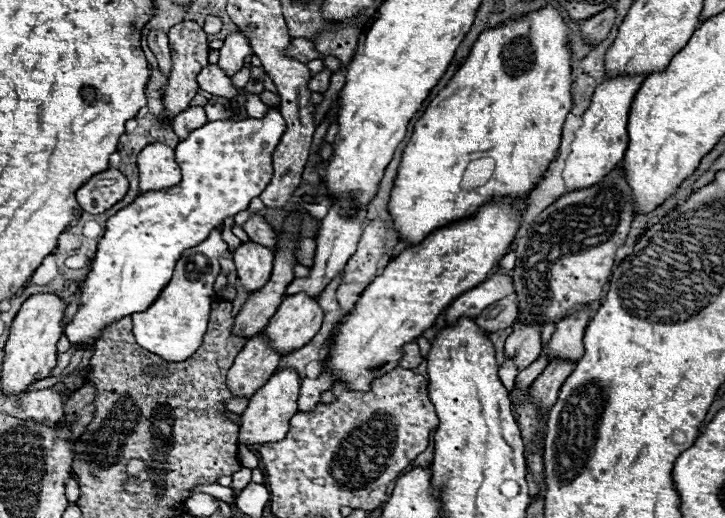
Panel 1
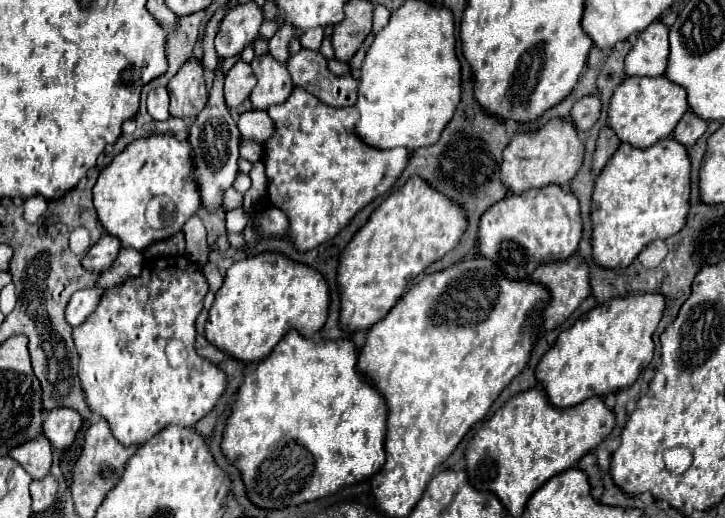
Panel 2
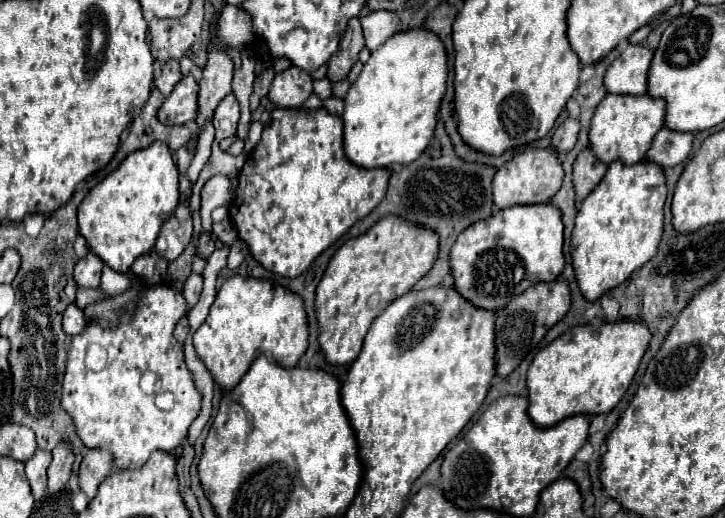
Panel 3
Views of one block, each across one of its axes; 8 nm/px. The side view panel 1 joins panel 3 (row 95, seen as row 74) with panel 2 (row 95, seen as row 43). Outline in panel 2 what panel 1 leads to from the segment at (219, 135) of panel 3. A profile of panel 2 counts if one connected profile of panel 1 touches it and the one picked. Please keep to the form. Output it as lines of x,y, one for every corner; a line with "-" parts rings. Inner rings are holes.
238,60
228,72
224,80
224,100
228,106
242,104
250,92
256,88
256,76
252,74
250,64

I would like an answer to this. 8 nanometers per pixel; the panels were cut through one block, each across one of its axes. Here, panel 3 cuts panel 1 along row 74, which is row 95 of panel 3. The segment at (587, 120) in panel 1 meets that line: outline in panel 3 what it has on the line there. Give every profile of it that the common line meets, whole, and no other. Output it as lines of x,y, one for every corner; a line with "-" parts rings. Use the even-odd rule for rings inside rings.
628,46
606,70
604,86
610,94
646,94
648,66
652,60
652,50
644,46

